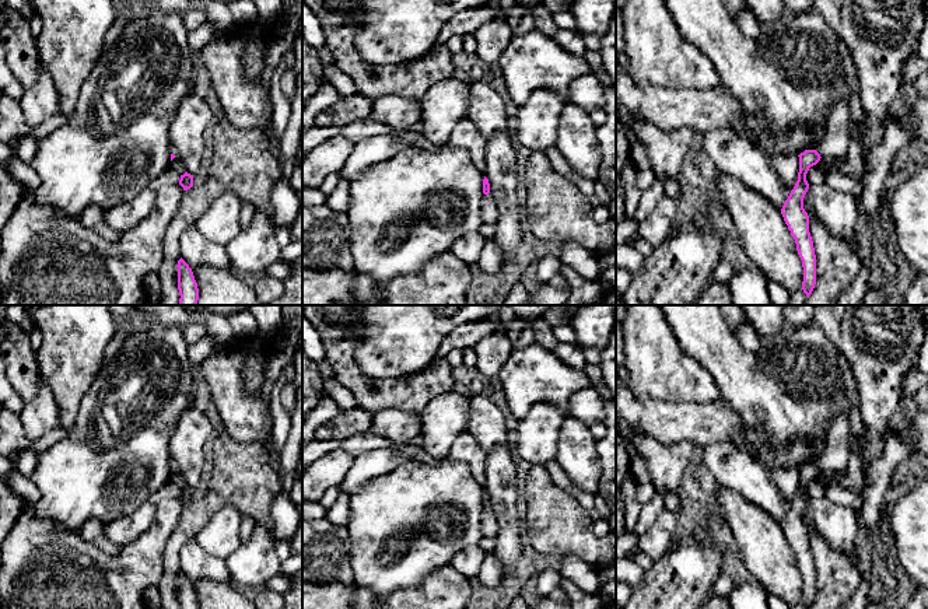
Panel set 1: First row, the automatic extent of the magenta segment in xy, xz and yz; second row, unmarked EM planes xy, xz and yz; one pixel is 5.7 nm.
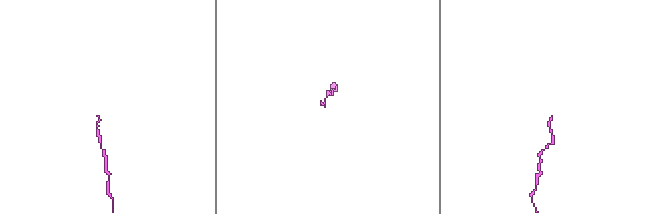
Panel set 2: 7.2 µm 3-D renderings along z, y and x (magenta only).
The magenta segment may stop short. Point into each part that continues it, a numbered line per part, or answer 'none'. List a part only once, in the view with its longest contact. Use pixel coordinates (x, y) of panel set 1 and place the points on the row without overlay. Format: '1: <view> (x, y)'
1: yz (836, 455)

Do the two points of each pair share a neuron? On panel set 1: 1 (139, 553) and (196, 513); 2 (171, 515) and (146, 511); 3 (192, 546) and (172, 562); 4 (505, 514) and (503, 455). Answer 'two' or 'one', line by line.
1: two
2: two
3: two
4: one

